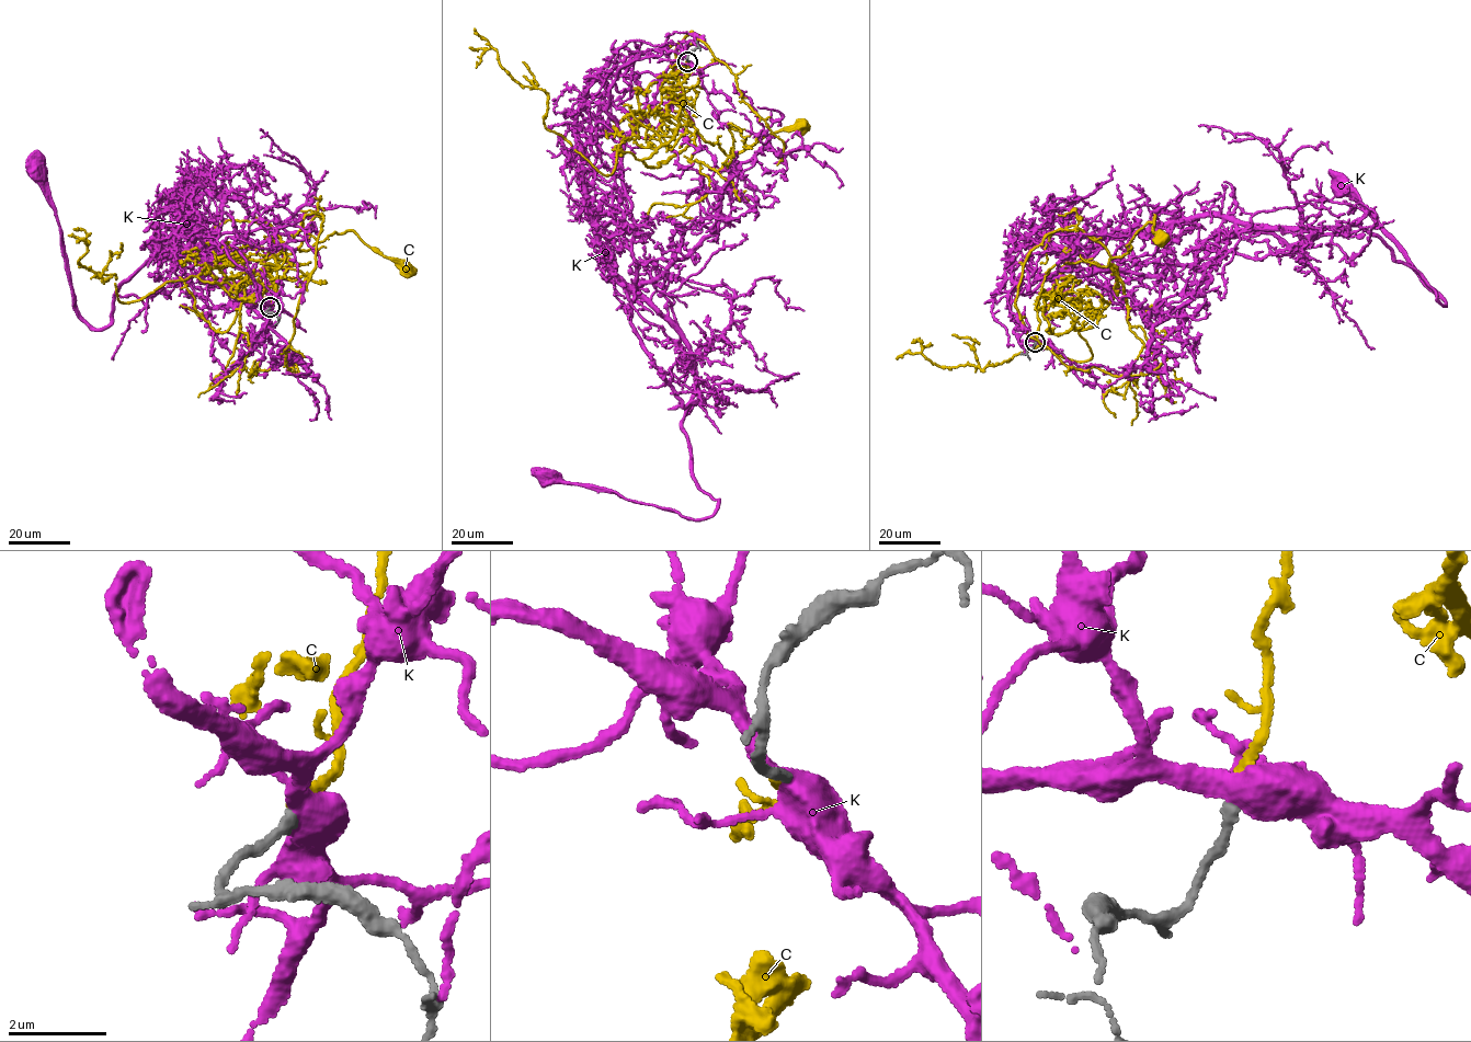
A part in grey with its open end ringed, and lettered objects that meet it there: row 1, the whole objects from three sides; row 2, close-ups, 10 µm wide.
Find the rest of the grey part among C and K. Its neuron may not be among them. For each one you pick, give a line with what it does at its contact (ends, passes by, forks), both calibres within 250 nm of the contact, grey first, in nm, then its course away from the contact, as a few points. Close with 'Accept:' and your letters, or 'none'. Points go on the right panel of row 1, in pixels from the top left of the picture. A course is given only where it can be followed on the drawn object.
C: it ends; calibres 190 and 160 nm; course (1035, 341), (1035, 305), (1051, 267), (1109, 265), (1155, 215), (1153, 232), (1162, 239)
Accept: C

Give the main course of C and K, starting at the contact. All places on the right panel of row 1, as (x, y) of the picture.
C: (1035, 341), (1035, 305), (1051, 267), (1109, 265), (1155, 215), (1153, 232), (1162, 239)
K: (1035, 342), (1014, 332), (1021, 293), (1062, 276), (1189, 266), (1226, 219), (1357, 225), (1445, 305), (1344, 186)

